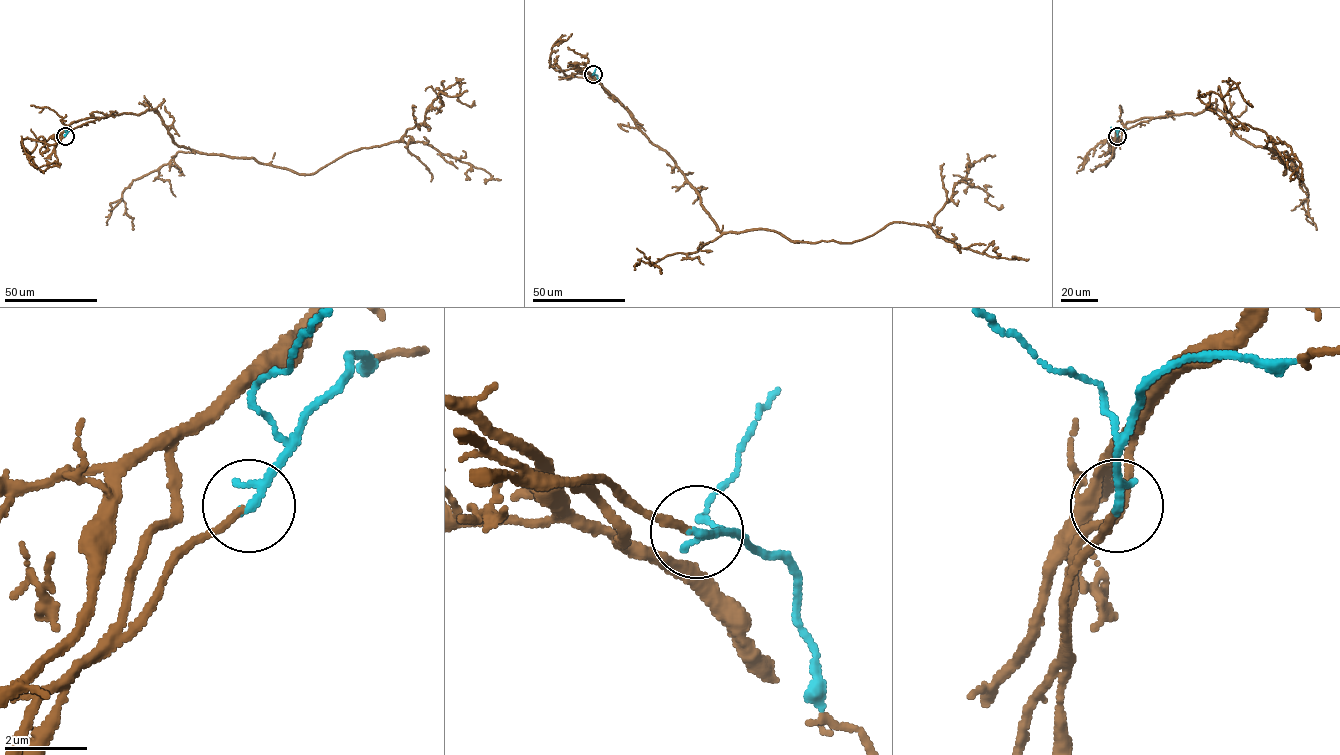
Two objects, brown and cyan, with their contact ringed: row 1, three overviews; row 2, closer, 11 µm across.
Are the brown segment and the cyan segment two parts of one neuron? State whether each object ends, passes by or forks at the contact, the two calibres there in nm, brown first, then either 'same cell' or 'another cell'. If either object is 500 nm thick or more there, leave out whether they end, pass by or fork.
brown ends; cyan ends; calibres 170 and 220 nm; same cell

